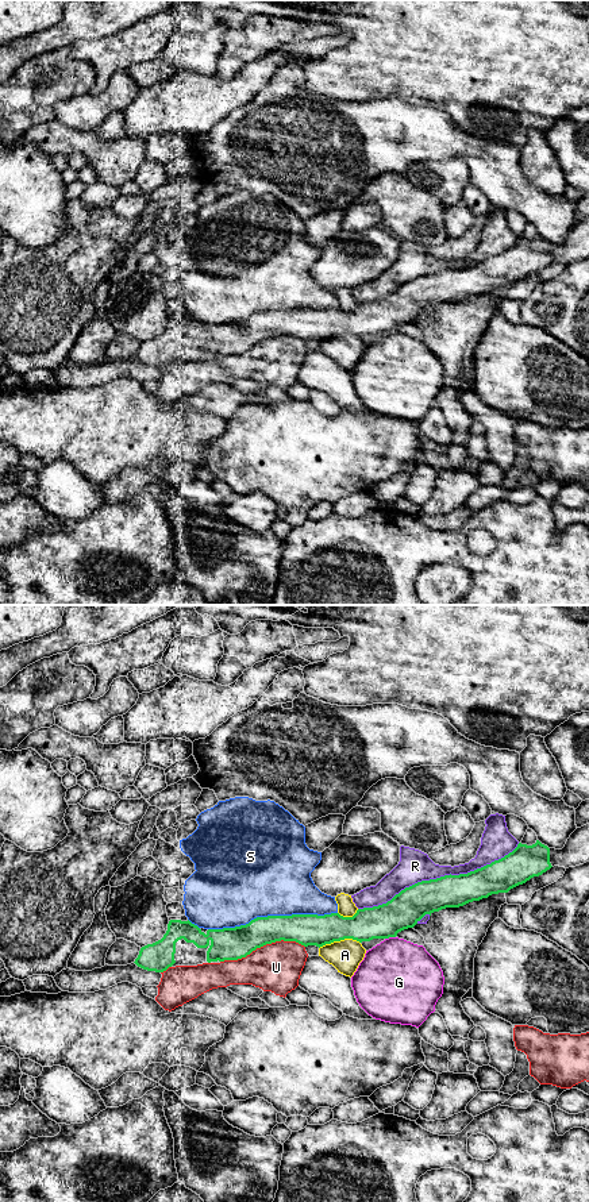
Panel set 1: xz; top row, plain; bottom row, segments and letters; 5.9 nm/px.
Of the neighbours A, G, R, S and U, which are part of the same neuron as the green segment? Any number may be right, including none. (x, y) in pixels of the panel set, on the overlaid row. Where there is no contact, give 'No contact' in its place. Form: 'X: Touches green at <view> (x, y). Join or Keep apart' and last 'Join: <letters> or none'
A: Touches green at xz (339, 940). Keep apart
G: Touches green at xz (389, 936). Keep apart
R: Touches green at xz (438, 878). Keep apart
S: Touches green at xz (272, 916). Keep apart
U: Touches green at xz (262, 946). Keep apart
Join: none

